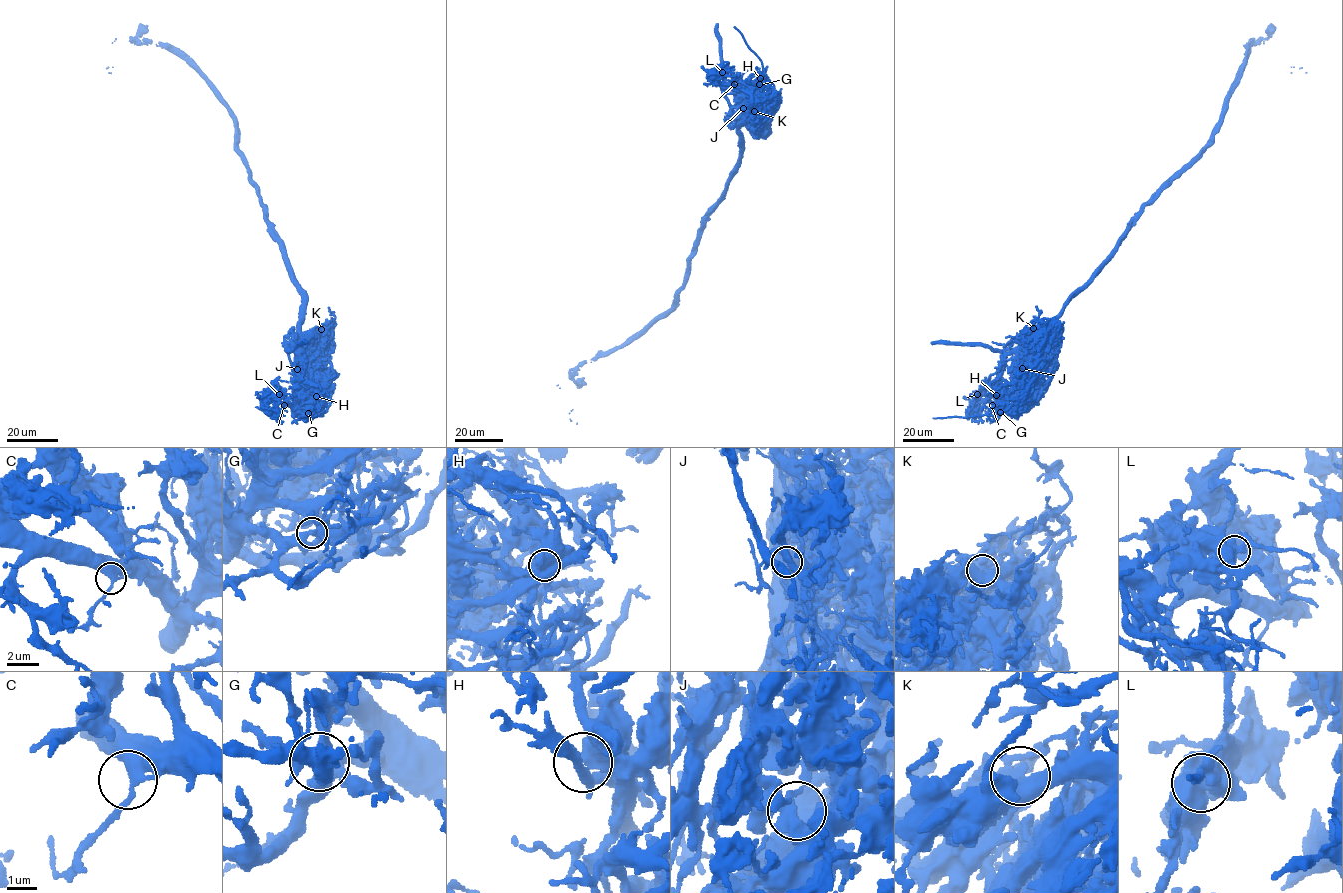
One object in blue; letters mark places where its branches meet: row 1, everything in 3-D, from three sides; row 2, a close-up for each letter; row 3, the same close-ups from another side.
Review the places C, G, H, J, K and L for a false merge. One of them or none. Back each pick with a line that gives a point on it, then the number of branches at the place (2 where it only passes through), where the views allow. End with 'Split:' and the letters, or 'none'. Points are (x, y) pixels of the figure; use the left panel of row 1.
J: (297, 369) | 3
Split: J

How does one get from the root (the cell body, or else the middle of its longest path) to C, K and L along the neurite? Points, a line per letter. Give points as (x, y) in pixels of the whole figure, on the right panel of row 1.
C: (1142, 210), (1128, 227), (1117, 248), (1044, 328), (1040, 355), (1002, 394), (1003, 408), (992, 405)
K: (1142, 210), (1128, 227), (1117, 248), (1063, 310), (1037, 331), (1040, 332), (1035, 333), (1033, 328)
L: (1142, 210), (1117, 248), (1044, 328), (1040, 355), (1002, 394), (1003, 408), (990, 401), (985, 393), (977, 394)

